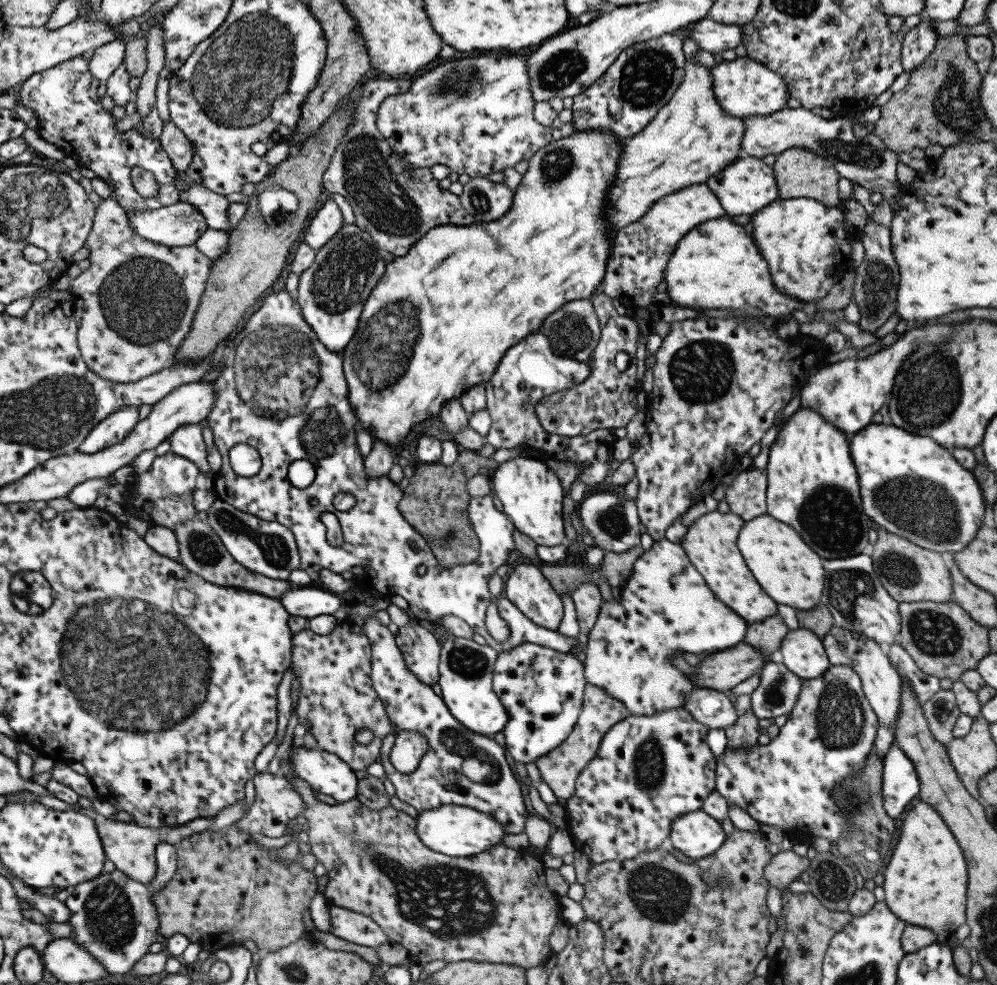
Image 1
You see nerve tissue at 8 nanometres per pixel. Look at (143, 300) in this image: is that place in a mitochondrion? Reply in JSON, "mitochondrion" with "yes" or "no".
{"mitochondrion":"yes"}

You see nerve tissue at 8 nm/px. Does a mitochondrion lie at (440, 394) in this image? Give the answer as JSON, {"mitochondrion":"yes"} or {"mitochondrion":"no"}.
{"mitochondrion":"no"}

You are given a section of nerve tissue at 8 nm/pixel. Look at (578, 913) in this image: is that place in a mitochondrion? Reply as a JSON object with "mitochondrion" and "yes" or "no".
{"mitochondrion":"no"}

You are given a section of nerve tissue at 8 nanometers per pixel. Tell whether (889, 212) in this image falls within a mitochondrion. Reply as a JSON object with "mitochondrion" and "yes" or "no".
{"mitochondrion":"no"}

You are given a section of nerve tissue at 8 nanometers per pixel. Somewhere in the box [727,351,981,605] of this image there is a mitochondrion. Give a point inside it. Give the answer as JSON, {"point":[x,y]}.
{"point":[916,505]}

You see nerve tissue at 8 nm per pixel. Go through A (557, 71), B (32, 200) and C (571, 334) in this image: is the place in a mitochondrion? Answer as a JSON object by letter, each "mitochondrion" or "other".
{"A":"mitochondrion","B":"mitochondrion","C":"mitochondrion"}

